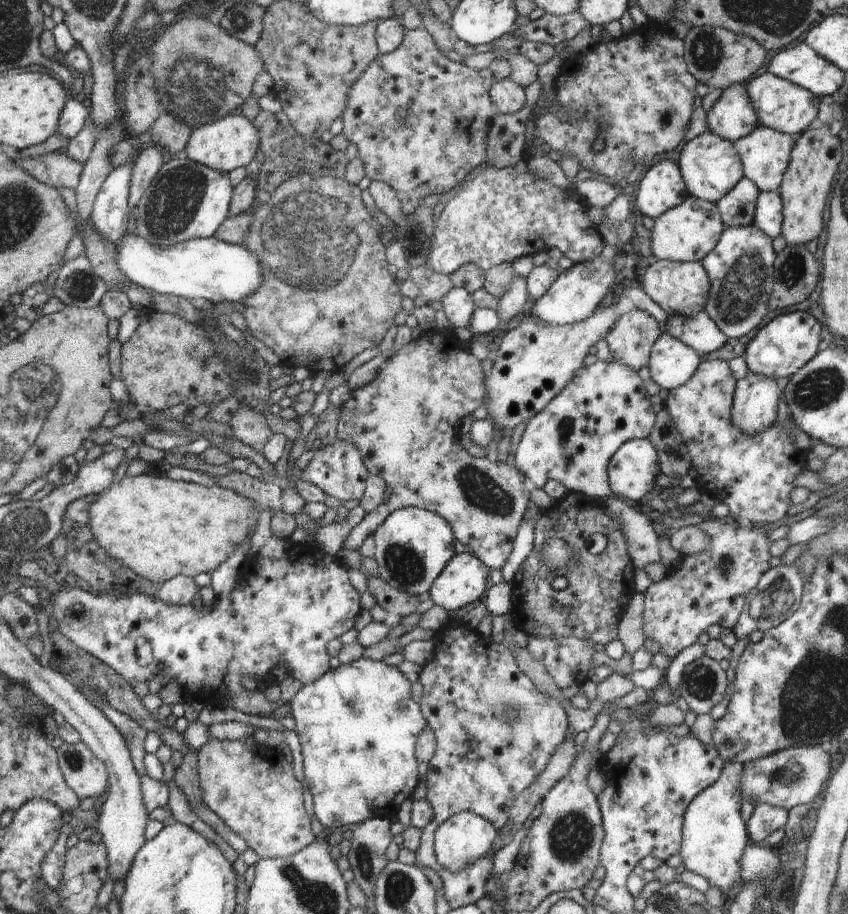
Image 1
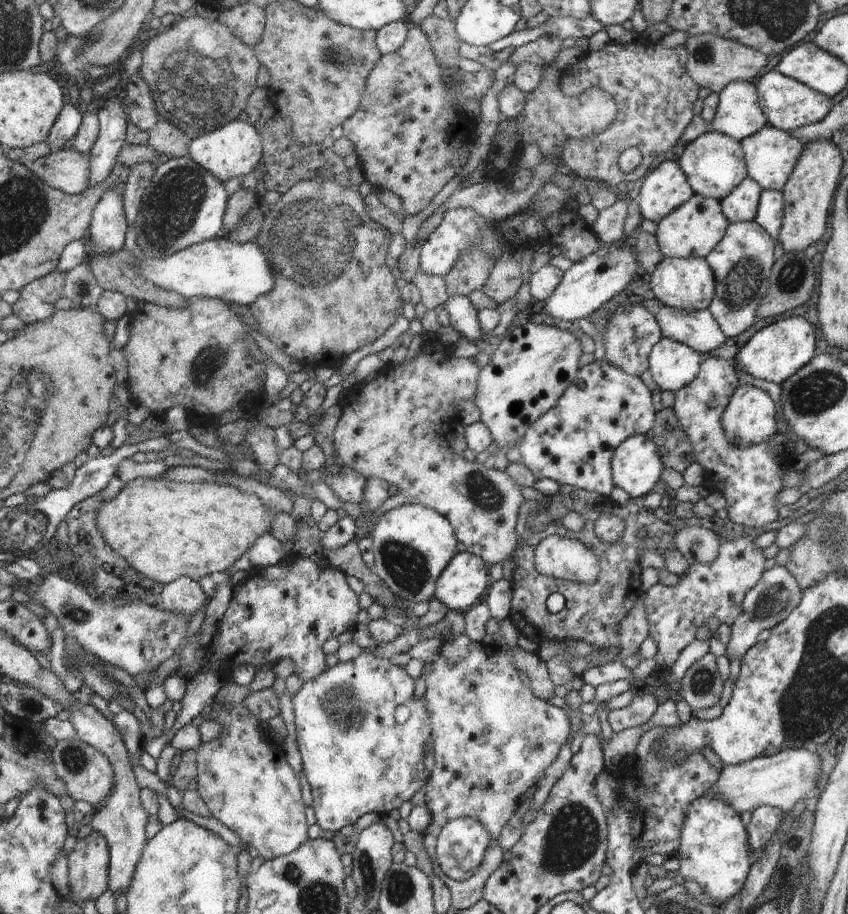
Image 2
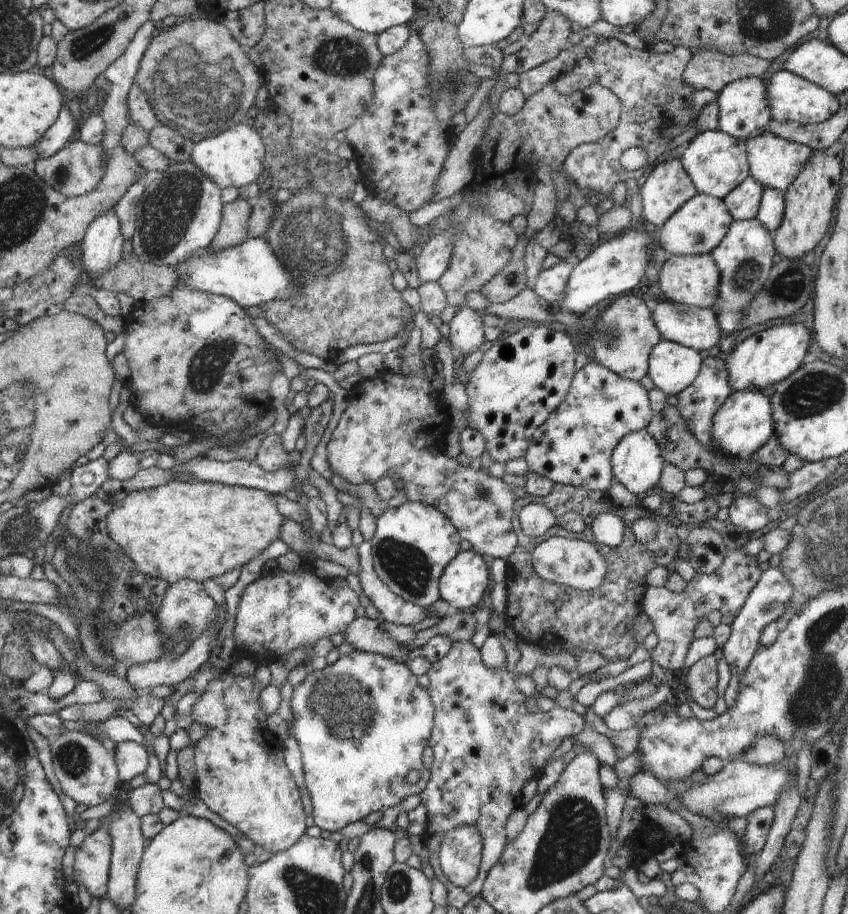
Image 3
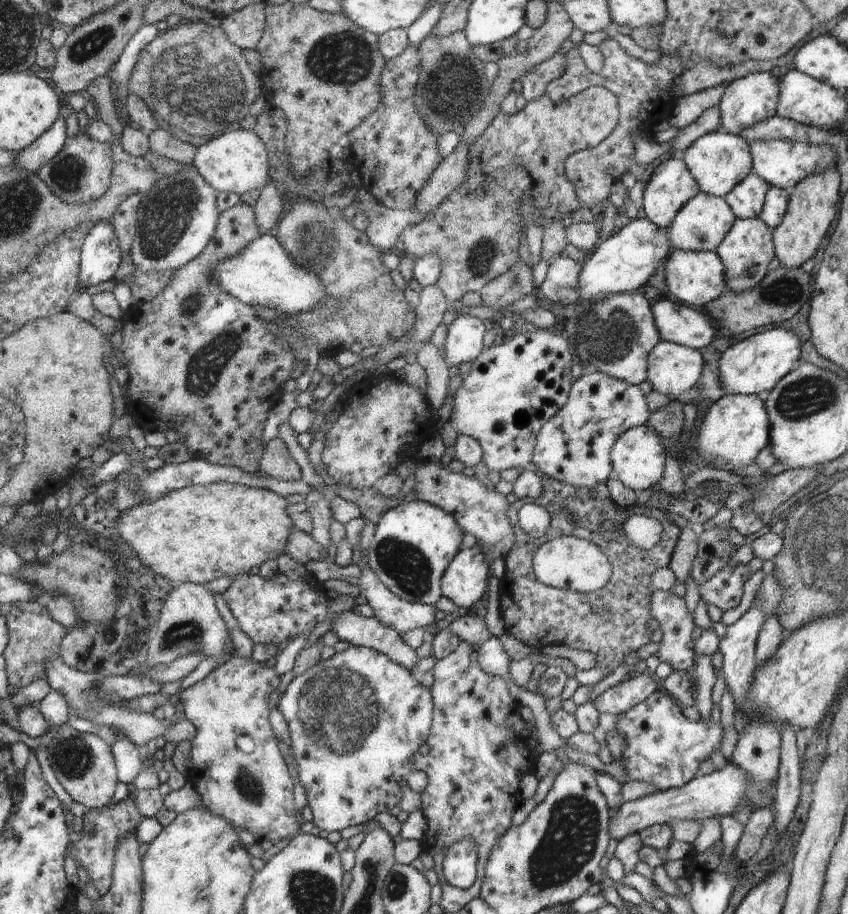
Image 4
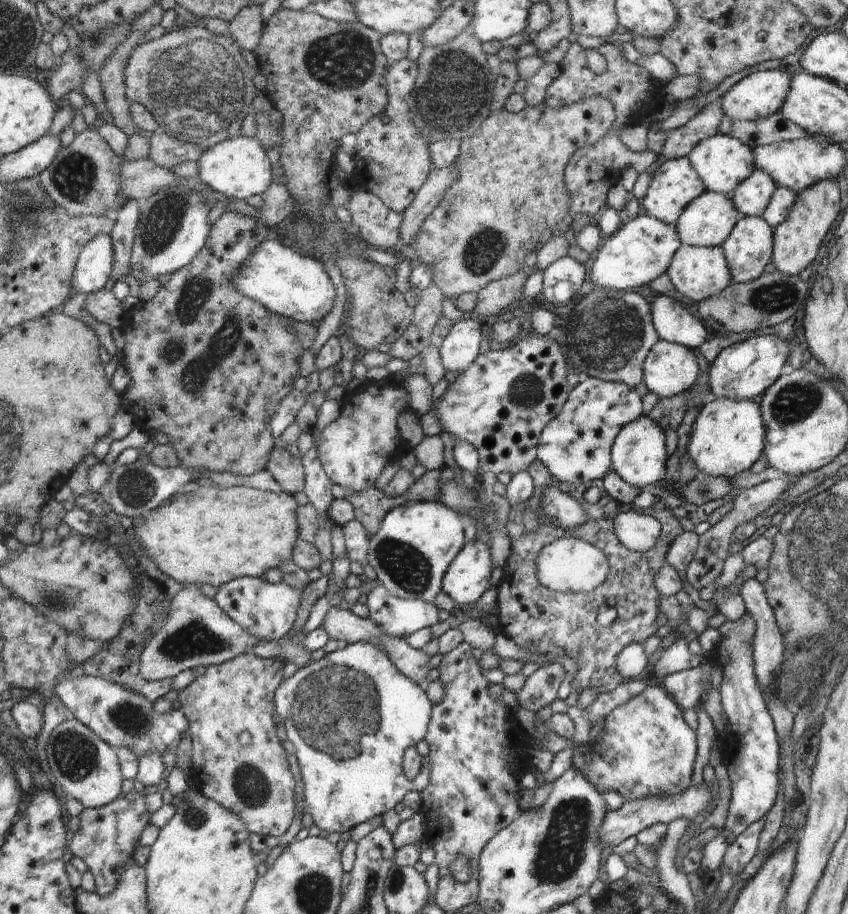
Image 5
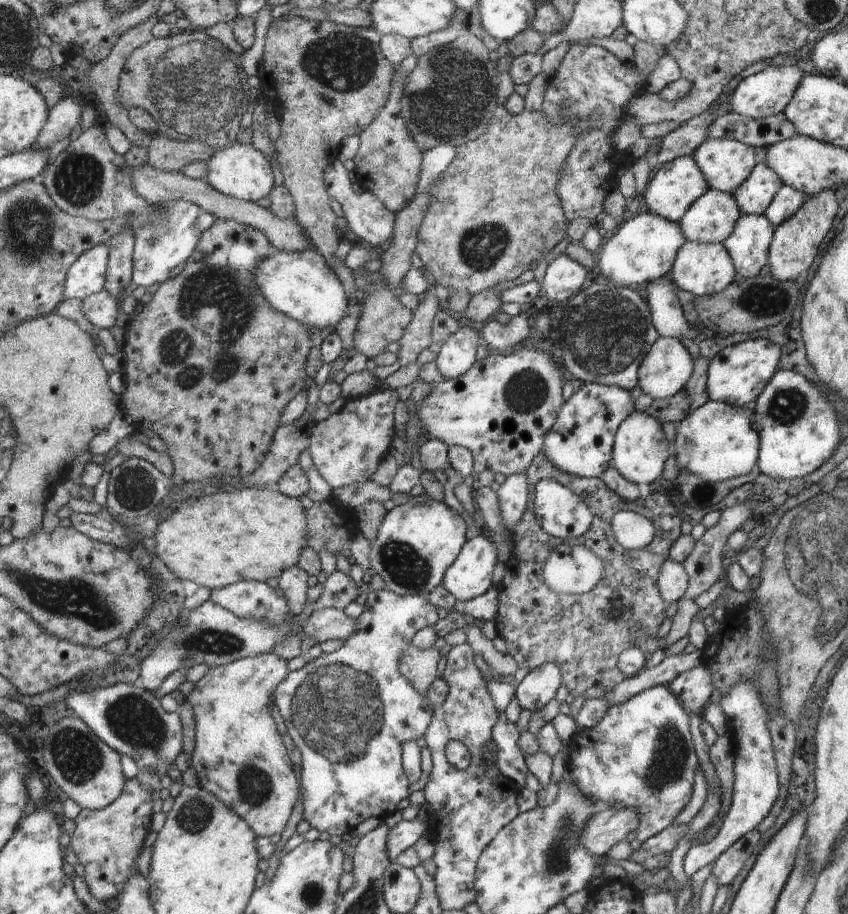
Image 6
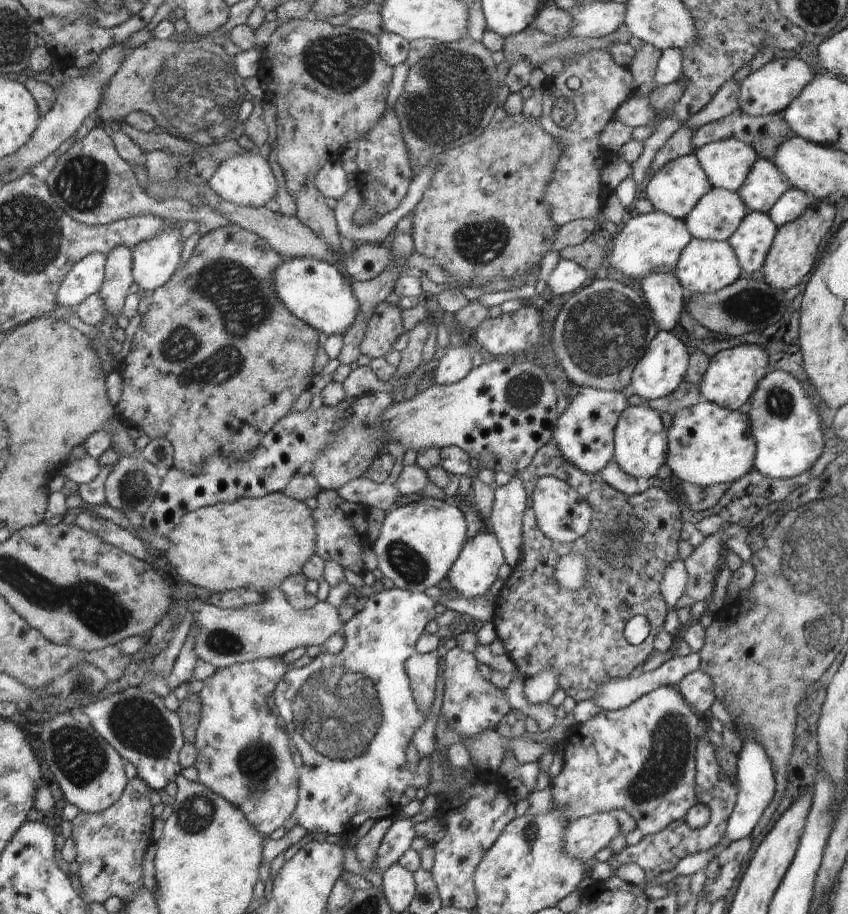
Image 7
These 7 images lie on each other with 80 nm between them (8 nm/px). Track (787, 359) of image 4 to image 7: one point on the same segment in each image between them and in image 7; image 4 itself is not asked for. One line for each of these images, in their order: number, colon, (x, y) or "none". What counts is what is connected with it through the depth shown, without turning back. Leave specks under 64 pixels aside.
5: (744, 370)
6: (736, 375)
7: (733, 374)

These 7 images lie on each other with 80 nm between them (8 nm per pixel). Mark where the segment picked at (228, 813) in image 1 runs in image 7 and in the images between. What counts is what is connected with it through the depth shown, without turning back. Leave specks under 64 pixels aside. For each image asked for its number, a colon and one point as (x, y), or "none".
2: (246, 782)
3: (241, 777)
4: (254, 790)
5: (254, 783)
6: (239, 756)
7: (243, 755)

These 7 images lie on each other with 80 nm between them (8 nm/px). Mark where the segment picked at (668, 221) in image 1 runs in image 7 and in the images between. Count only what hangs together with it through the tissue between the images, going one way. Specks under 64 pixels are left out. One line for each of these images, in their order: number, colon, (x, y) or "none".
2: (693, 230)
3: (697, 228)
4: (701, 224)
5: (708, 220)
6: (711, 219)
7: (716, 216)

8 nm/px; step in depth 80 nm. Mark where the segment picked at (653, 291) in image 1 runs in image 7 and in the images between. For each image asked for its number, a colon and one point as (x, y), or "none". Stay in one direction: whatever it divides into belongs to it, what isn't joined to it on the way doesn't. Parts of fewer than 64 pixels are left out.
2: (688, 284)
3: (693, 280)
4: (697, 277)
5: (697, 272)
6: (702, 269)
7: (704, 266)

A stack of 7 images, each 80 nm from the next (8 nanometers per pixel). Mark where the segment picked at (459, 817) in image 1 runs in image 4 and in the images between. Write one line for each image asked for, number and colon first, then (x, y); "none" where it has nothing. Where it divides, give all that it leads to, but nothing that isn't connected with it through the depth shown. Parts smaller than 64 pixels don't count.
2: (461, 844)
3: (460, 853)
4: (459, 865)

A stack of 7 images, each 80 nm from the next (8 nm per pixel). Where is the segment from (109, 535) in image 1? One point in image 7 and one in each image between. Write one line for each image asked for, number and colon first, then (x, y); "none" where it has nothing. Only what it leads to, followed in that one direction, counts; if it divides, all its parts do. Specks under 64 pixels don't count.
2: (165, 529)
3: (196, 531)
4: (198, 533)
5: (212, 536)
6: (219, 539)
7: (256, 544)

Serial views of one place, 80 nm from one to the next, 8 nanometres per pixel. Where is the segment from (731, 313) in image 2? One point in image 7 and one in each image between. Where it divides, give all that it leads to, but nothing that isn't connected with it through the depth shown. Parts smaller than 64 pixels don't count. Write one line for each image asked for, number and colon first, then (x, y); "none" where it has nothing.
3: (744, 256)
4: (747, 249)
5: (748, 249)
6: (748, 245)
7: (752, 240)

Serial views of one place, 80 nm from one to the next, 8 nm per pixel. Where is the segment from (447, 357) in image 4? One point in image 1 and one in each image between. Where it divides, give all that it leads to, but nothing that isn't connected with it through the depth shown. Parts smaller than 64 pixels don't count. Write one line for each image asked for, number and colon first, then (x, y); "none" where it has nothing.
1: (458, 304)
2: (463, 316)
3: (466, 334)

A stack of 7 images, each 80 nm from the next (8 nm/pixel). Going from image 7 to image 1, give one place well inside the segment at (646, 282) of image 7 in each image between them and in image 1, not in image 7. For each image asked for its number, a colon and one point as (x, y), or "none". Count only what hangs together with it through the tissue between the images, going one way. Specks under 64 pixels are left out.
1: (699, 332)
2: (697, 329)
3: (697, 328)
4: (676, 323)
5: (673, 321)
6: (667, 315)

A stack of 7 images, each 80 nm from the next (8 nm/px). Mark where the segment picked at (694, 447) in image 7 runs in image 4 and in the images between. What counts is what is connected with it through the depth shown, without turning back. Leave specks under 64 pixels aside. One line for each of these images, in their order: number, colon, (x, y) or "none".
4: (735, 428)
5: (727, 437)
6: (717, 442)

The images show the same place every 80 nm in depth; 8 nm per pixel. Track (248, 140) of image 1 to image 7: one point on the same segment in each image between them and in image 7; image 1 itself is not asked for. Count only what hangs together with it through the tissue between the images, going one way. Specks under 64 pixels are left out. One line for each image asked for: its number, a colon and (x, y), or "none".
2: (236, 149)
3: (234, 157)
4: (238, 161)
5: (238, 168)
6: (240, 171)
7: (249, 180)

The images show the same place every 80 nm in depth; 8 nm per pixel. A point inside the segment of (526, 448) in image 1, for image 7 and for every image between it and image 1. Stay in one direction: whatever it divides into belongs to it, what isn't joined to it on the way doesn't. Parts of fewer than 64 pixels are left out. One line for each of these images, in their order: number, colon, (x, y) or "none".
2: (573, 443)
3: (573, 447)
4: (574, 447)
5: (575, 446)
6: (580, 443)
7: (584, 433)

